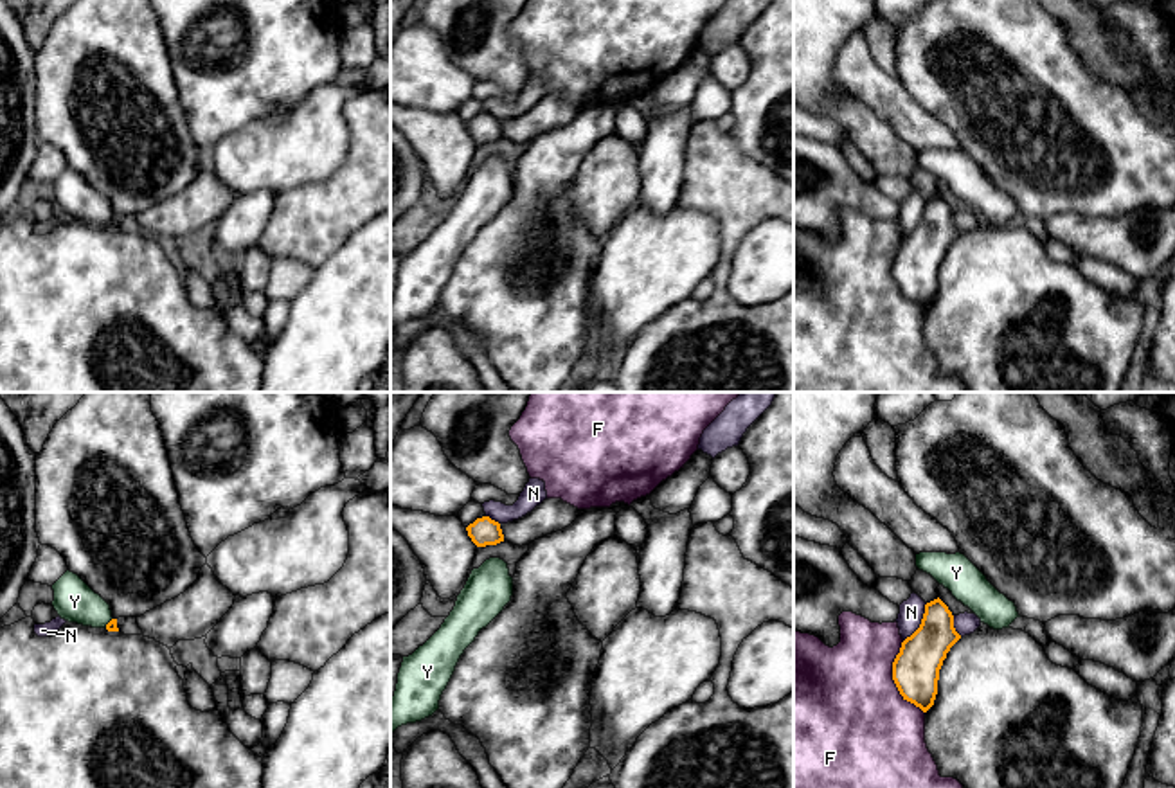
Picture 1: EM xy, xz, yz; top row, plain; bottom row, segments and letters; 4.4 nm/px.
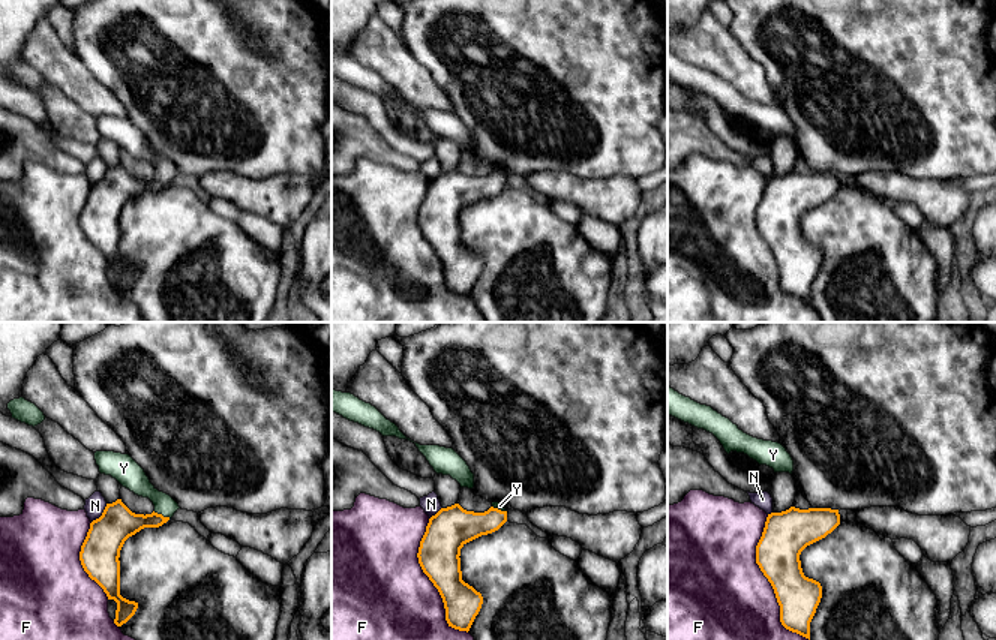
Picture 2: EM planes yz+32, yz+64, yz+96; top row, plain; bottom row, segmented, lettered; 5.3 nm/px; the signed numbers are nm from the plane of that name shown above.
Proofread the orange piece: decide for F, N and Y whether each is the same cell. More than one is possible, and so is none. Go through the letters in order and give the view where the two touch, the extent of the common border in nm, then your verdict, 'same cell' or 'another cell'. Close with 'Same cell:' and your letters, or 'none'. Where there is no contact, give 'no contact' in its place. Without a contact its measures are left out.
F: yz | 340 nm | another cell
N: yz | 200 nm | another cell
Y: xy | 60 nm | same cell
Same cell: Y

